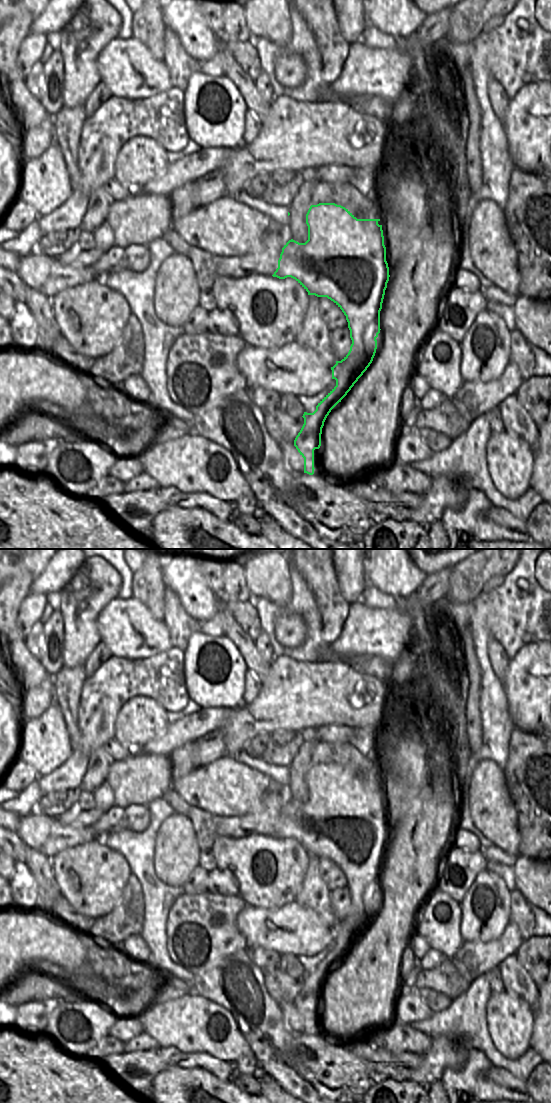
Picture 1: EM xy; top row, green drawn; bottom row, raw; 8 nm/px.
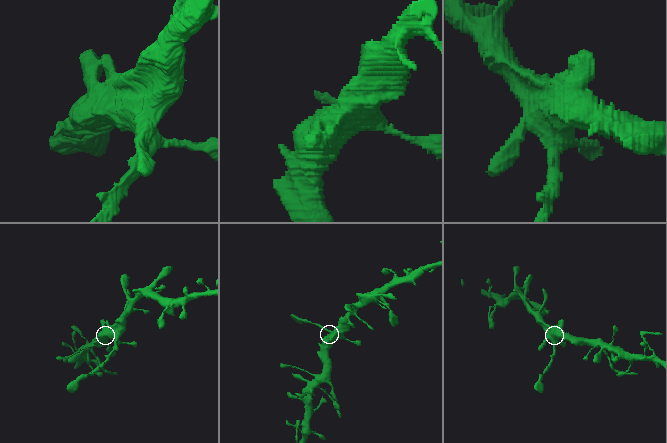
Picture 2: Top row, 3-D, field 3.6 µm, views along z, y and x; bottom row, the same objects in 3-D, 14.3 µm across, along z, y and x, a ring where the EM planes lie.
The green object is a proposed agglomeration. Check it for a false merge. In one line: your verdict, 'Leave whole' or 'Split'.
Split.

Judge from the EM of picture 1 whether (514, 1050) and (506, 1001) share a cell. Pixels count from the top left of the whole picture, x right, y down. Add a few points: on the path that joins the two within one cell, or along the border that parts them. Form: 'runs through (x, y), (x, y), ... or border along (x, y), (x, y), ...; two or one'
runs through (512, 1038), (510, 1034), (510, 1020), (506, 1013); one

